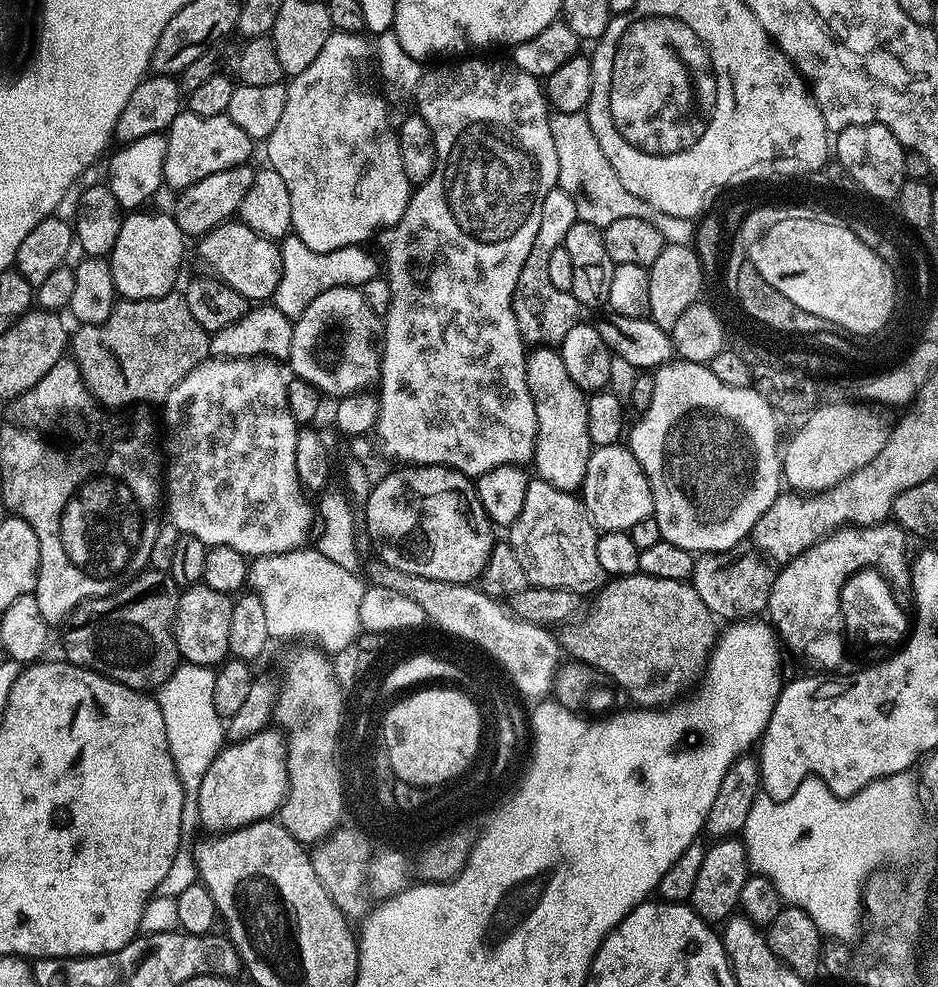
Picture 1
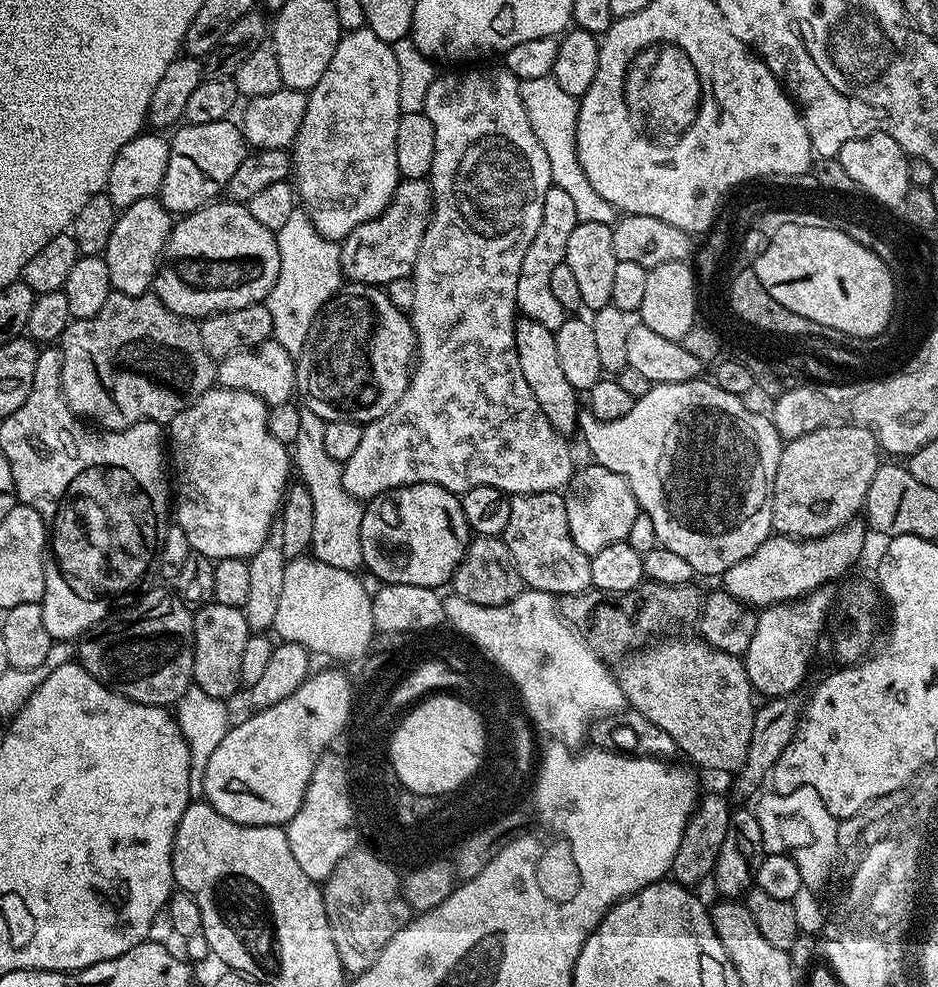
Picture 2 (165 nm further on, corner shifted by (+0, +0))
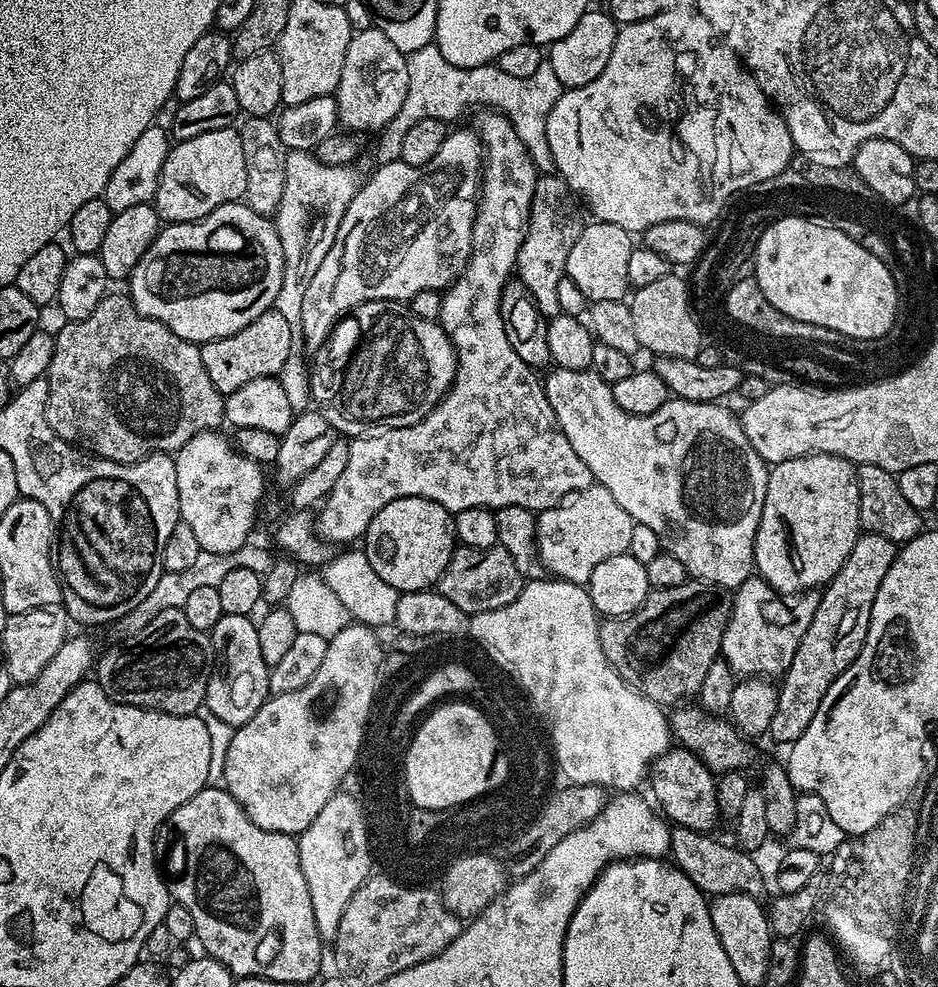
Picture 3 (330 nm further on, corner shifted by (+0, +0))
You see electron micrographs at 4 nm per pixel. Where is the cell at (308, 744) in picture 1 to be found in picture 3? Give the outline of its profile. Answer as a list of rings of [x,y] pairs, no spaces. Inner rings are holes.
[[[332,796],[326,806],[322,806],[322,814],[314,818],[306,830],[298,836],[298,854],[300,855],[300,865],[302,874],[306,878],[306,886],[310,890],[310,902],[314,906],[314,922],[320,931],[320,939],[324,942],[335,941],[338,934],[338,922],[342,922],[342,910],[344,900],[348,900],[350,886],[355,886],[358,877],[368,876],[371,870],[371,859],[367,856],[370,849],[370,828],[368,824],[358,822],[358,809],[356,804],[348,800],[348,796]]]

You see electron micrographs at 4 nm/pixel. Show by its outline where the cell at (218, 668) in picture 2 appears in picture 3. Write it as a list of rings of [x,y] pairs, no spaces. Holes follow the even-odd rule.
[[[224,615],[218,618],[218,626],[214,626],[210,633],[218,670],[213,671],[206,686],[203,707],[218,718],[222,718],[222,722],[226,722],[234,730],[250,722],[250,718],[254,718],[254,714],[262,710],[270,695],[268,691],[270,666],[262,658],[256,625],[257,621],[252,616]]]

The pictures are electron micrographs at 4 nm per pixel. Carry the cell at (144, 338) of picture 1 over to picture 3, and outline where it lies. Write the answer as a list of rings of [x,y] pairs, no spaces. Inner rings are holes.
[[[116,290],[109,291],[108,295],[102,298],[102,302],[98,302],[98,306],[94,306],[94,314],[81,320],[65,323],[63,326],[65,328],[56,336],[56,345],[50,348],[46,377],[48,381],[46,418],[50,422],[54,434],[58,434],[62,439],[75,442],[91,455],[101,456],[110,462],[137,464],[139,460],[145,460],[154,452],[174,454],[200,432],[211,432],[219,429],[225,423],[224,396],[216,389],[214,382],[210,382],[210,374],[206,374],[206,366],[202,366],[200,345],[191,344],[186,338],[178,338],[178,334],[174,334],[174,330],[170,330],[162,322],[158,322],[154,318],[146,318],[146,314],[139,312],[131,297],[123,291],[122,293],[116,292]]]

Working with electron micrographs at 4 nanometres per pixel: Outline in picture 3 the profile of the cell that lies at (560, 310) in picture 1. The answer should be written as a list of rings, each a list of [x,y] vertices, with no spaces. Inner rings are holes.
[[[558,174],[537,175],[534,196],[530,202],[528,229],[518,250],[514,272],[545,318],[561,315],[562,312],[560,283],[565,283],[566,258],[570,258],[570,250],[582,227],[576,204],[578,205],[577,197]]]

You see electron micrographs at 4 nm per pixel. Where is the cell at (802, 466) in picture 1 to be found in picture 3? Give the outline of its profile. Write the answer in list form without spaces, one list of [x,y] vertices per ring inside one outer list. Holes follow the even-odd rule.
[[[825,452],[790,458],[769,467],[766,502],[762,502],[762,518],[754,538],[752,563],[760,579],[765,580],[774,591],[792,598],[805,590],[826,586],[836,577],[836,572],[842,570],[850,558],[850,550],[854,550],[854,542],[862,534],[856,470],[857,465],[846,458]]]

